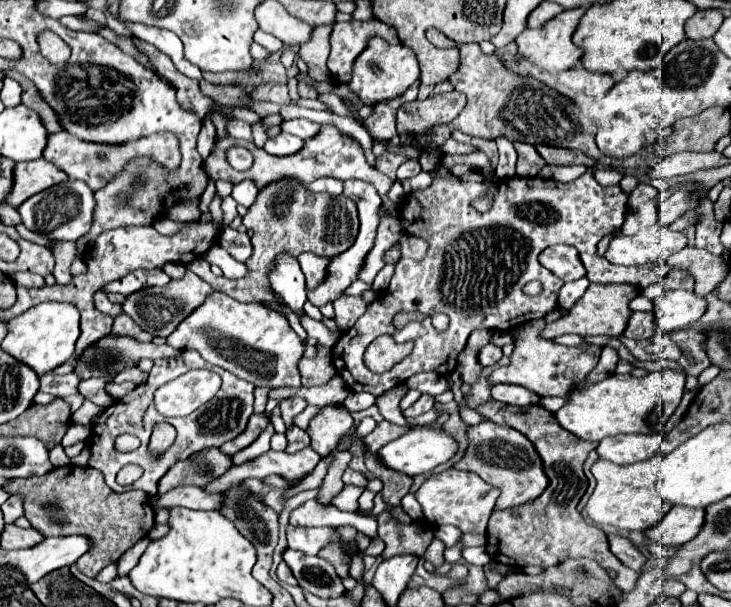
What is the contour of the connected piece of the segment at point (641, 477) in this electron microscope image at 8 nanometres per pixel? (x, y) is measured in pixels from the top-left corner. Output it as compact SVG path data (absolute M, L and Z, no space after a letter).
M661 455L647 459L643 463L623 465L623 467L613 465L605 459L595 461L595 465L591 467L591 473L597 479L597 487L585 505L589 519L595 521L597 525L613 525L625 531L645 531L655 523L659 523L665 517L665 513L671 509L669 503L663 503L663 499L655 495L653 465L657 465L659 459Z

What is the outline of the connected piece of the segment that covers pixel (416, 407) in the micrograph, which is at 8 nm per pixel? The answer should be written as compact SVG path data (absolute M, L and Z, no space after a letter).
M421 395L409 409L403 411L403 415L405 415L405 417L417 417L417 415L433 409L433 405L435 405L435 399L433 399L431 395Z

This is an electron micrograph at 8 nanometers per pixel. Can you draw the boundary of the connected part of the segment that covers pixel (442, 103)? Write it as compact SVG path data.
M459 91L431 95L425 101L411 101L397 111L399 133L411 131L415 135L429 131L433 125L453 121L465 107L465 95Z

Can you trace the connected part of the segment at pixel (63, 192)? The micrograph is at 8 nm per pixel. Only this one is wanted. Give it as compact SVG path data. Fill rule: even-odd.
M67 179L63 183L57 183L55 187L49 187L29 197L19 207L19 215L23 219L23 225L33 233L39 233L51 241L77 241L79 237L83 237L83 233L89 231L93 223L93 207L95 207L95 197L89 185L83 181Z

